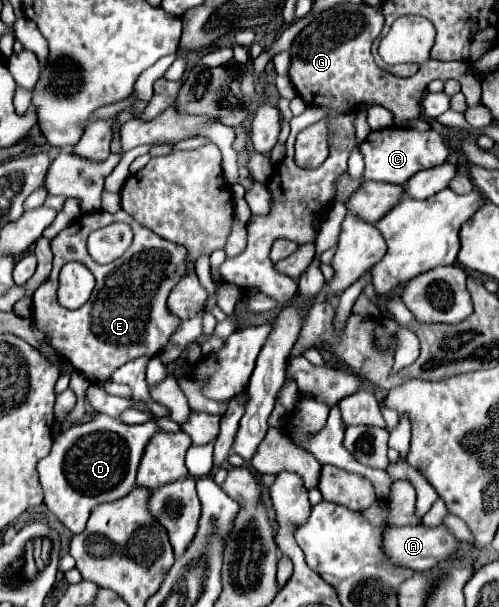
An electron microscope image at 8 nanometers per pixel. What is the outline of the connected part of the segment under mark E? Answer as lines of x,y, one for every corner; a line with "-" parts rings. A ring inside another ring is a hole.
119,210
115,214
97,212
77,218
51,240
51,248
55,254
53,270
33,294
33,322
41,332
45,332
47,342
91,382
99,384
109,380
113,370
135,358
157,356
179,330
181,320
175,314
169,314
167,298
175,288
175,282
181,280
181,270
189,270
185,246
141,228
127,212
-
113,222
127,222
131,226
135,234
133,244
111,264
97,264
87,252
87,236
89,232
-
67,262
85,264
97,280
93,298
89,298
79,310
67,310
57,302
57,276

